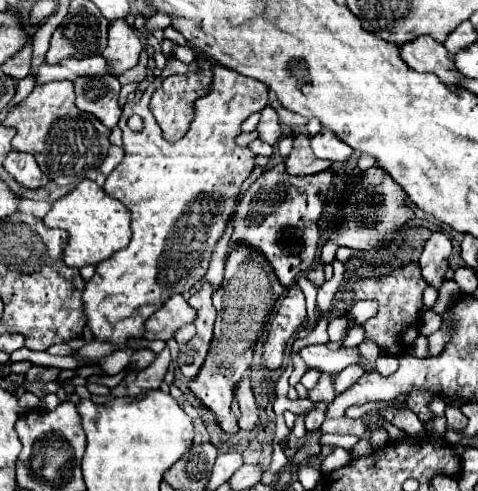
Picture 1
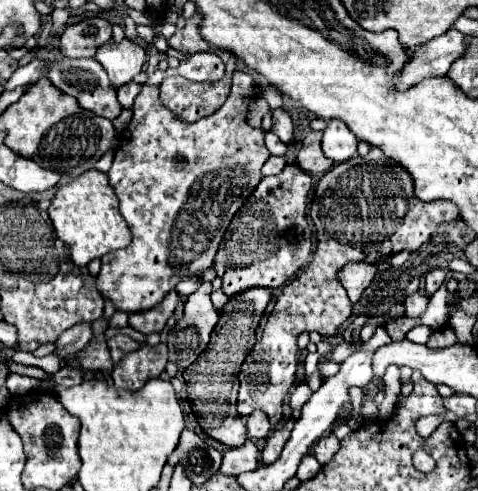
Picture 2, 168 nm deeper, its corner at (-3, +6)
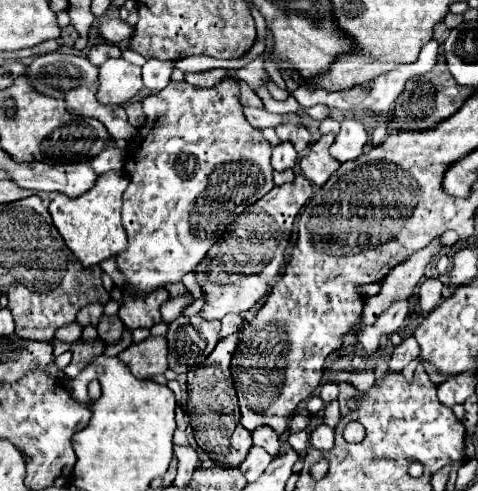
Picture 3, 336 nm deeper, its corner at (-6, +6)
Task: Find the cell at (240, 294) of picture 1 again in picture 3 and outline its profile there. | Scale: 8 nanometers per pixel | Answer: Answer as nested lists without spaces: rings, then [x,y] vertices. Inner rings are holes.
[[[239,332],[221,340],[211,352],[211,356],[199,368],[191,368],[191,372],[187,372],[187,392],[189,392],[187,414],[191,418],[193,436],[203,452],[215,456],[215,462],[217,462],[215,466],[219,468],[237,468],[245,460],[249,448],[253,446],[251,434],[239,424],[239,406],[237,406],[235,386],[233,386],[231,370],[229,370],[237,336]]]

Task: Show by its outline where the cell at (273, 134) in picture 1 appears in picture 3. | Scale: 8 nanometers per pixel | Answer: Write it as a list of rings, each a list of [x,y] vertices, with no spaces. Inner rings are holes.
[[[281,124],[275,132],[281,142],[291,142],[297,152],[303,152],[311,144],[311,134],[301,124]]]

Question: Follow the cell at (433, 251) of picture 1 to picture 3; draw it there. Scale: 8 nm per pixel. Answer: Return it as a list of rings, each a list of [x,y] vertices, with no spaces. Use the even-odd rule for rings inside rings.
[[[425,280],[419,286],[419,306],[423,312],[431,312],[433,308],[439,306],[441,290],[443,290],[441,280]]]

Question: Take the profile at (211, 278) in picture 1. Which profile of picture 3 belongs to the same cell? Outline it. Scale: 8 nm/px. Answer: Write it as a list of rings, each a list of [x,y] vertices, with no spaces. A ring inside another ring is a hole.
[[[227,314],[227,316],[223,316],[221,324],[223,324],[223,328],[221,328],[219,338],[223,340],[223,338],[227,338],[227,336],[235,334],[237,330],[241,330],[241,326],[243,326],[243,318],[241,318],[241,316],[237,316],[237,314]]]

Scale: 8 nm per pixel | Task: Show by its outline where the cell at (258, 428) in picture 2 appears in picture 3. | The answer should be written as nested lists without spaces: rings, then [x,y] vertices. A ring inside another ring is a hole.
[[[257,428],[253,432],[253,444],[265,448],[271,456],[277,456],[279,448],[281,448],[279,436],[275,436],[275,432],[271,432],[271,428]]]

